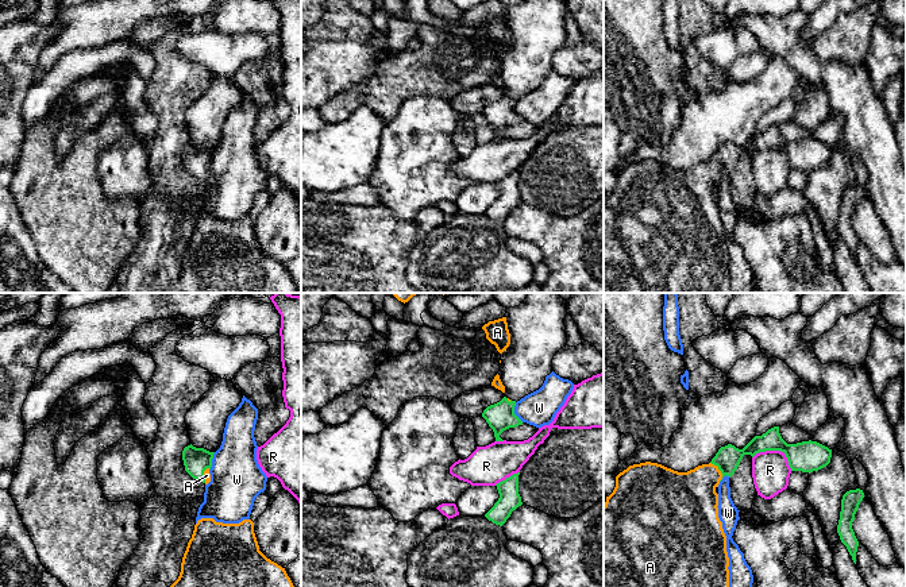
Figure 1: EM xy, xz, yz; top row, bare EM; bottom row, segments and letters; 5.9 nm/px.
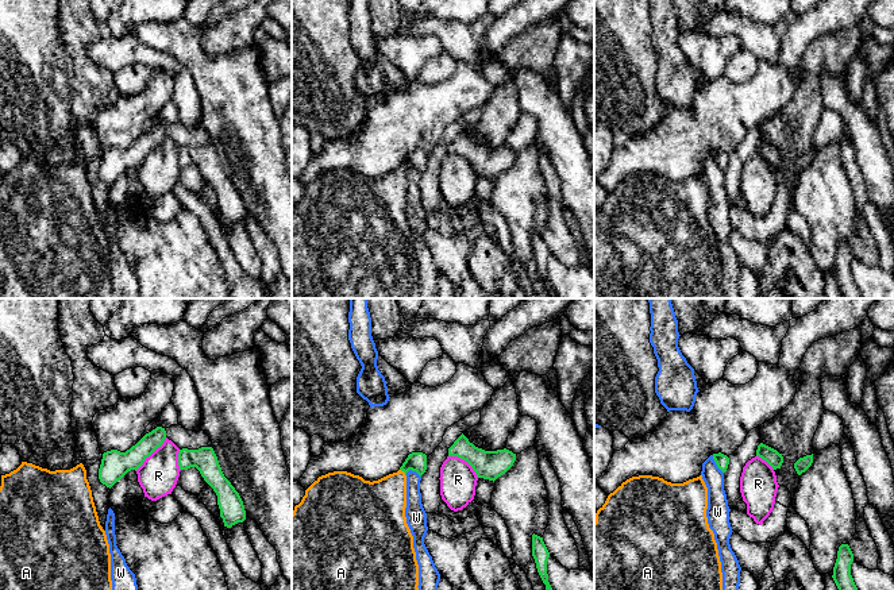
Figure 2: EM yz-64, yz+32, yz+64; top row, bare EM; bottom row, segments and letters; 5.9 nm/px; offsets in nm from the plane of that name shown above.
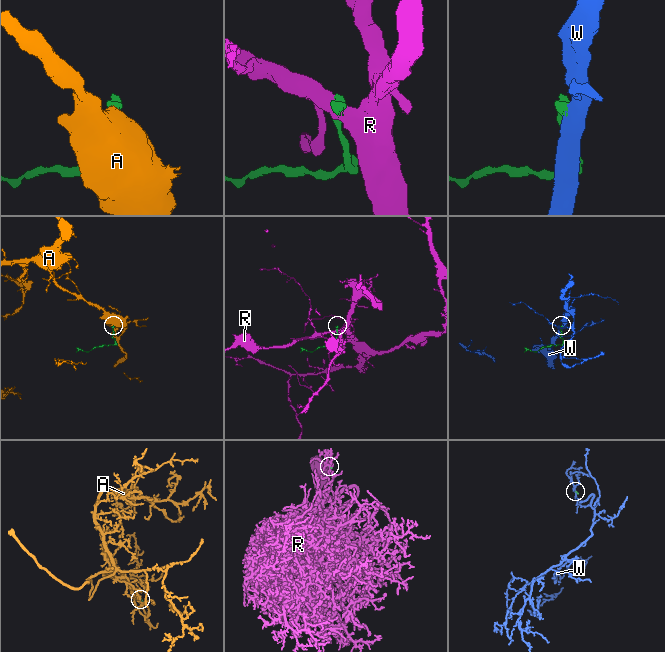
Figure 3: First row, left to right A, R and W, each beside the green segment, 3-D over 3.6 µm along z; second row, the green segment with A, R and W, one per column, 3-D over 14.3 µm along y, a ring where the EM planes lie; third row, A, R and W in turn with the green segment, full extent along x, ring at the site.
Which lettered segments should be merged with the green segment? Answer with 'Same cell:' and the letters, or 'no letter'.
Same cell: A

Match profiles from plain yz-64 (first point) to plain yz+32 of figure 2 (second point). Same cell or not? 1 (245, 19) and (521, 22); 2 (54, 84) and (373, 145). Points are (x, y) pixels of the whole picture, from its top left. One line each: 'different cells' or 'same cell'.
1: different cells
2: different cells

